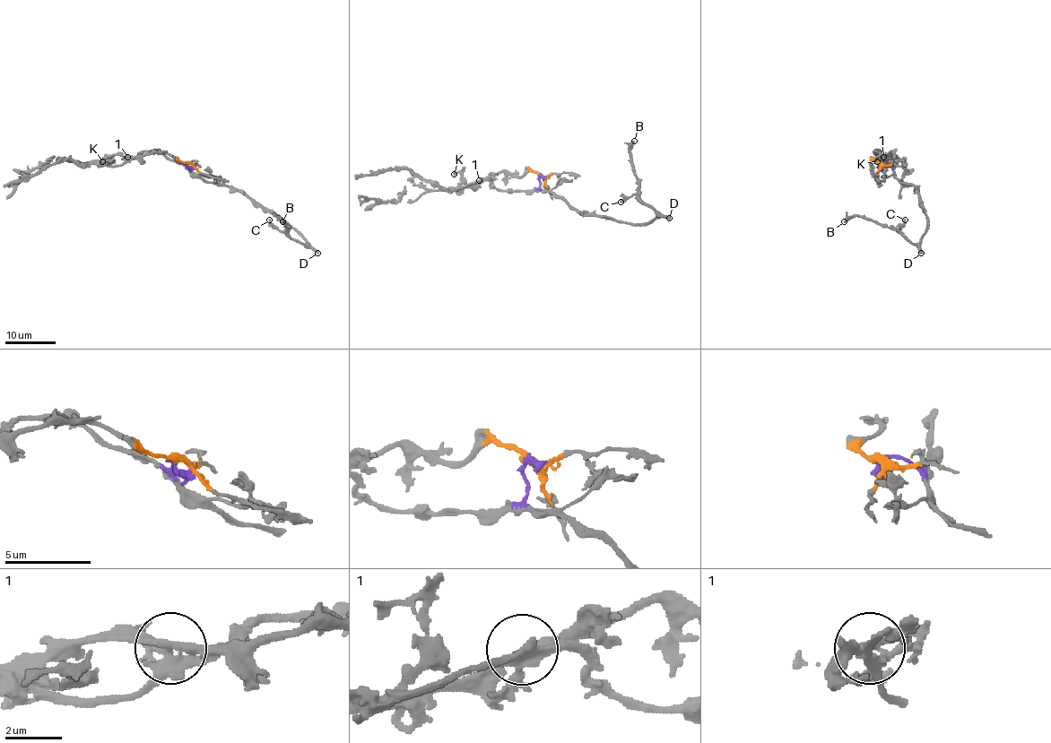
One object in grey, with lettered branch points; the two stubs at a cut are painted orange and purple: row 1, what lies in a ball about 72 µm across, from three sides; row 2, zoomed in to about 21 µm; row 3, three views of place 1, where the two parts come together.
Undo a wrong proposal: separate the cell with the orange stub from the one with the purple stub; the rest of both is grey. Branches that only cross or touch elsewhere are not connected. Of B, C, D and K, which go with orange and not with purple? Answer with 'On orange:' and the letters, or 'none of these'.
On orange: K

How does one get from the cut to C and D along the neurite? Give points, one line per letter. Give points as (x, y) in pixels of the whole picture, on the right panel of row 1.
C: (879, 163), (886, 163), (900, 182), (916, 189), (928, 218), (926, 232), (917, 243), (898, 232), (905, 220)
D: (879, 163), (886, 163), (900, 182), (909, 183), (916, 189), (928, 218), (928, 228), (920, 243), (922, 253)

